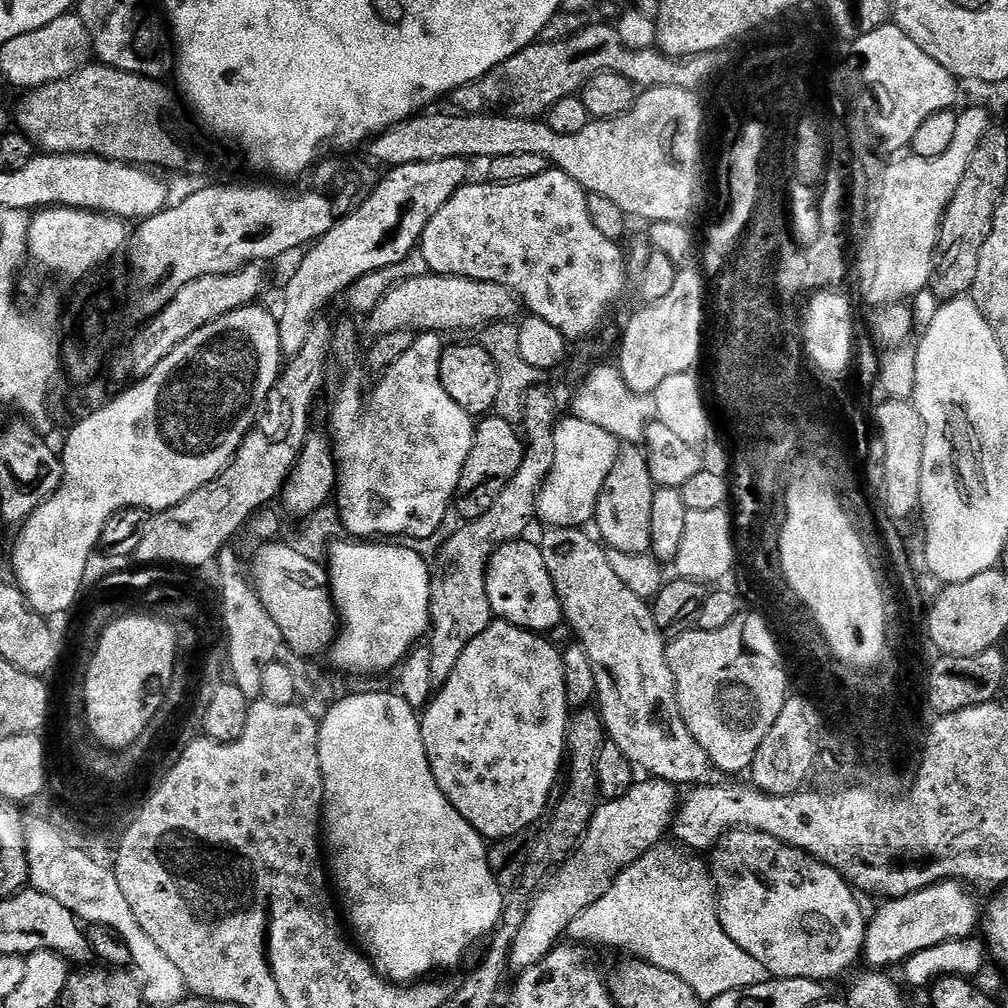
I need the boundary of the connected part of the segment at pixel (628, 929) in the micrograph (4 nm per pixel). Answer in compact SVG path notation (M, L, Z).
M664 847L652 848L642 858L638 858L638 862L634 862L629 868L623 868L604 891L602 898L598 898L589 908L582 910L578 918L574 918L567 935L576 942L593 940L594 943L605 944L608 948L625 948L628 954L644 963L653 964L682 978L682 982L689 984L704 1002L718 998L718 994L726 994L735 988L745 988L757 983L756 960L750 958L746 950L742 950L728 937L716 917L714 885L705 865L703 868L698 861L691 860L688 857L691 855L679 847Z

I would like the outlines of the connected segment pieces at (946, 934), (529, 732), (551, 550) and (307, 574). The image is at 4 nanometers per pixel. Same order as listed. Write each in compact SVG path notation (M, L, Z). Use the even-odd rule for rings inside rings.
M939 880L937 884L926 886L908 896L897 896L883 901L884 904L867 921L864 929L863 963L868 963L872 970L888 970L891 964L903 965L914 954L922 950L930 950L934 946L942 946L942 942L951 940L967 940L972 932L981 927L982 904L976 901L977 893L967 883L959 880Z
M493 622L466 650L462 650L462 658L458 658L458 666L446 678L444 684L435 689L434 695L428 701L420 716L420 729L422 730L422 742L426 746L426 758L430 762L430 770L446 798L466 818L466 822L480 836L488 842L499 842L509 838L519 837L519 832L524 832L532 823L545 815L549 807L548 795L552 792L552 787L556 784L556 775L561 775L562 765L566 760L565 740L567 738L570 723L570 701L568 695L564 692L564 657L561 649L555 648L543 635L527 632L525 628L519 628L513 624L503 622Z
M548 528L545 533L538 540L542 558L546 558L546 570L550 570L550 578L556 587L563 619L572 627L573 634L580 639L577 640L579 647L584 648L590 658L596 683L594 700L607 739L618 746L618 750L622 750L622 754L626 754L626 758L639 771L641 768L649 777L665 780L670 785L725 783L725 772L712 765L706 750L698 746L685 726L684 719L680 717L680 708L676 704L676 683L668 668L666 640L656 628L651 607L640 600L638 594L634 594L634 590L630 590L630 586L626 586L626 582L614 574L614 570L610 570L607 551L595 539L592 541L587 531L578 528Z
M264 542L259 545L256 557L252 560L252 572L250 580L257 592L260 593L260 605L268 612L280 631L280 639L288 644L294 654L310 658L319 652L327 653L332 647L332 641L336 639L338 631L338 613L335 604L332 603L332 590L328 582L327 571L320 568L311 556L303 556L293 550L291 543Z

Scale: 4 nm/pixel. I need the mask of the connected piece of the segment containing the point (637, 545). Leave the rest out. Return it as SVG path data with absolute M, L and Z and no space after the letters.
M636 446L625 447L617 455L596 503L594 528L600 531L599 539L608 548L622 550L622 554L645 554L651 549L650 514L656 490L645 453Z

